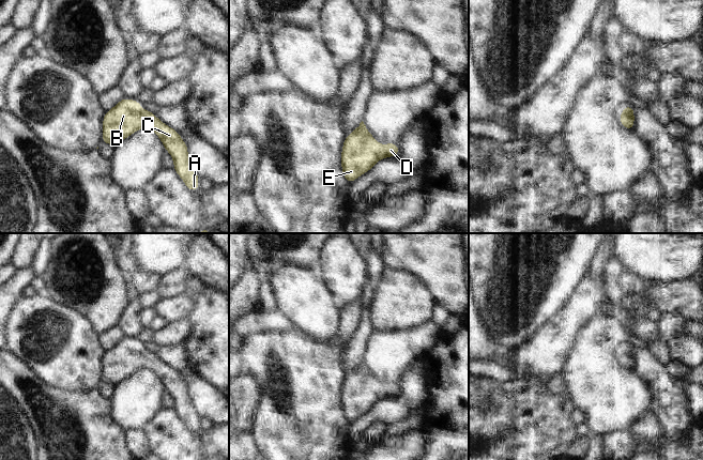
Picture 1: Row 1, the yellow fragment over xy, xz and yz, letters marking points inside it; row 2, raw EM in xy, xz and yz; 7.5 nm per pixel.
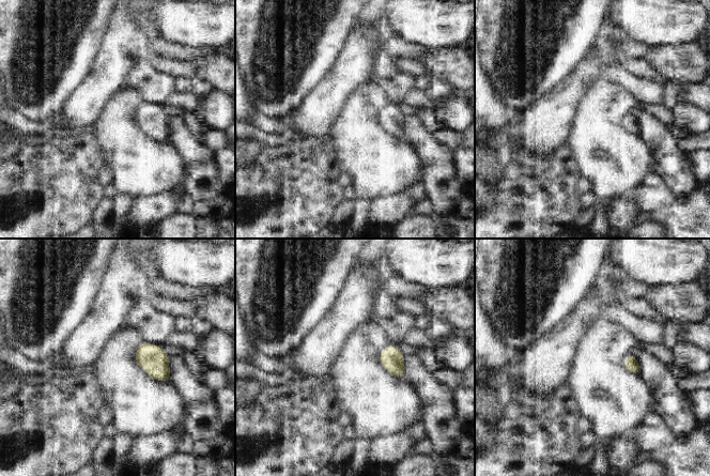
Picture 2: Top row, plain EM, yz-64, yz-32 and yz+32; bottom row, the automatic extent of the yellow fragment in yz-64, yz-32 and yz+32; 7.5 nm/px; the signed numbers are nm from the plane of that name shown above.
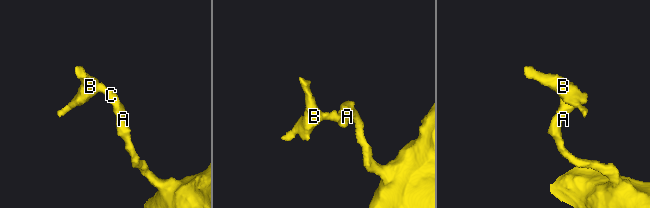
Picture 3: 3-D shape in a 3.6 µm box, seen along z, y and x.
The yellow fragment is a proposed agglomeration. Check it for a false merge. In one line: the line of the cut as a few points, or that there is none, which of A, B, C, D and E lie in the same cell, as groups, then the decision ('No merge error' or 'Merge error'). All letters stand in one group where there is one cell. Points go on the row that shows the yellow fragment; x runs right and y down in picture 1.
No split. Groups: A B C D E. No merge error.

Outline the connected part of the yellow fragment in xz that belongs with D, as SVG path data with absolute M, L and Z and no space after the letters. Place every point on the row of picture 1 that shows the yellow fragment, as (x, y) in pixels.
M362 121L350 135L345 136L340 154L342 175L347 182L353 183L380 159L395 157L399 151L397 143L380 144Z

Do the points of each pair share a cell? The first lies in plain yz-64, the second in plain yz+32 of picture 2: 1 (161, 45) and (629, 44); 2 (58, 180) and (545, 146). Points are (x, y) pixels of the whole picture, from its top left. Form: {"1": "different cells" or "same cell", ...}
{"1": "same cell", "2": "different cells"}

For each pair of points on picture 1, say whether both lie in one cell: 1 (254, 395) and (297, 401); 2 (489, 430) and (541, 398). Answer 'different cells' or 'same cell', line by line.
1: different cells
2: same cell

